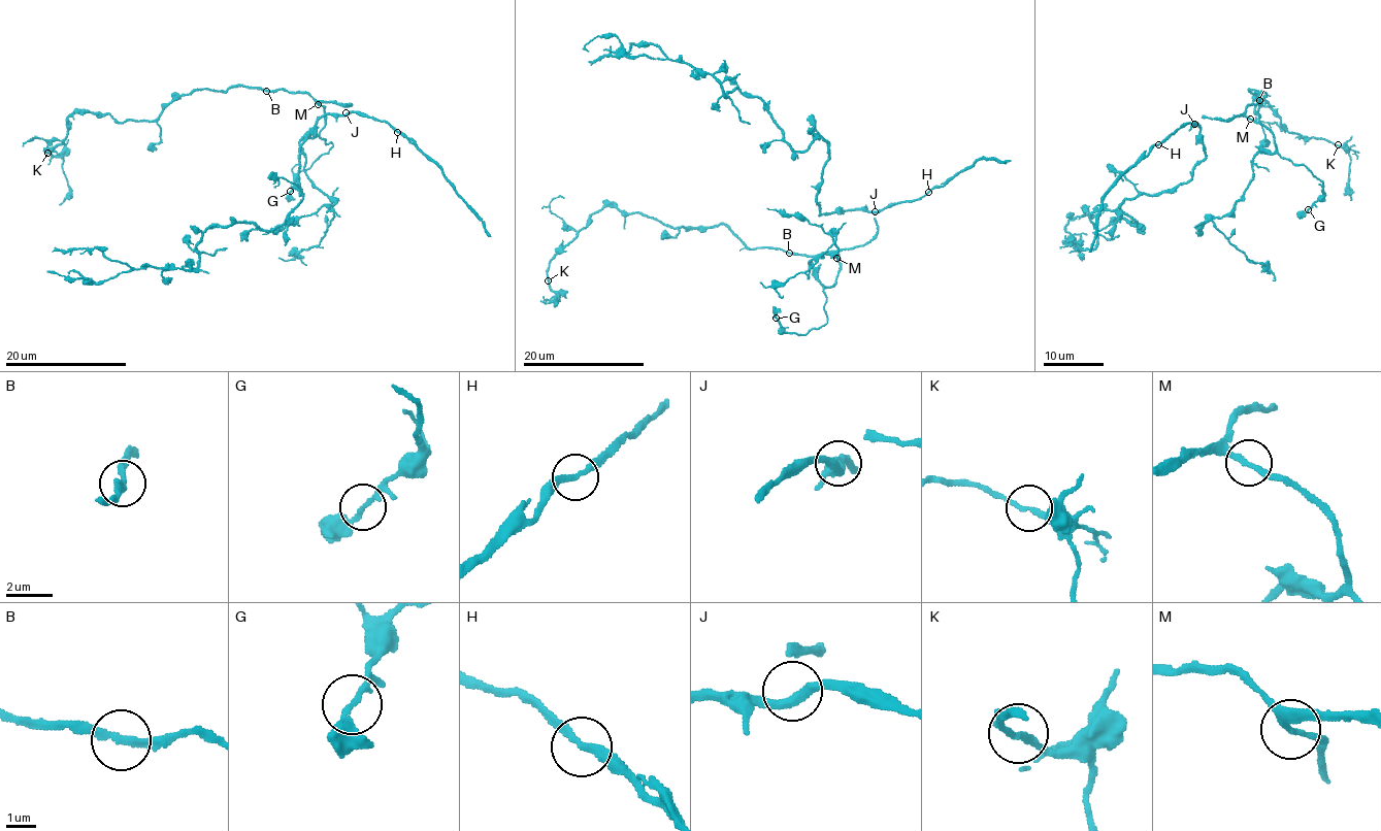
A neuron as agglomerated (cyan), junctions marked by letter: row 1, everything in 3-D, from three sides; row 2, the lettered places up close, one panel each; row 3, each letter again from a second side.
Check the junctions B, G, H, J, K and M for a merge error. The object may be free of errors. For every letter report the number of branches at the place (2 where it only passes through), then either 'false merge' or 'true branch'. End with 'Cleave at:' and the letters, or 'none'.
B: branches 2; true branch
G: branches 2; true branch
H: branches 2; true branch
J: branches 2; true branch
K: branches 2; true branch
M: branches 2; true branch
Cleave at: none

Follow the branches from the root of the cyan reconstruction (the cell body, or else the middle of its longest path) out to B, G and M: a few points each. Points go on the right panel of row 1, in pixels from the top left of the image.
B: (1194, 124), (1201, 118), (1224, 120), (1241, 114), (1259, 99)
G: (1194, 124), (1201, 118), (1243, 114), (1261, 123), (1281, 157), (1304, 165), (1322, 184), (1323, 192), (1309, 208)
M: (1194, 124), (1201, 118), (1224, 120), (1243, 114), (1251, 119)

